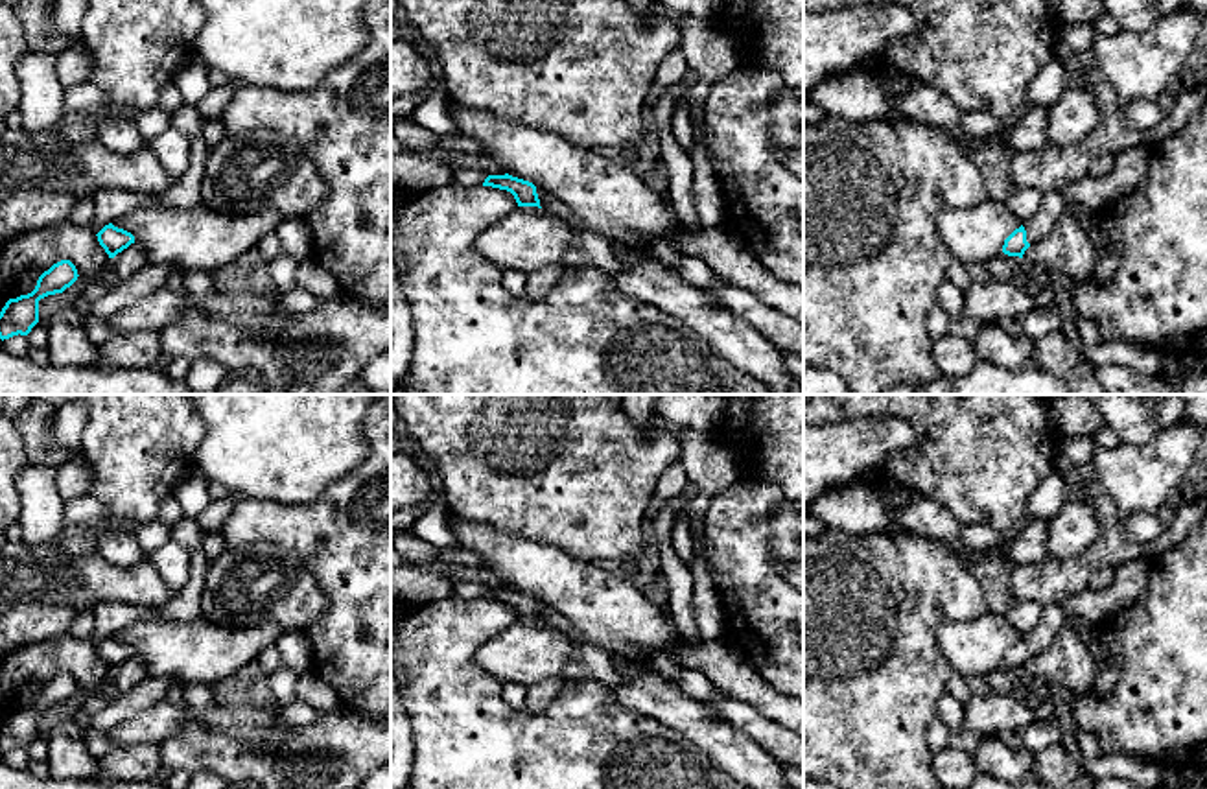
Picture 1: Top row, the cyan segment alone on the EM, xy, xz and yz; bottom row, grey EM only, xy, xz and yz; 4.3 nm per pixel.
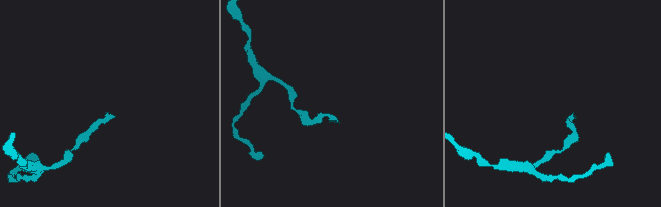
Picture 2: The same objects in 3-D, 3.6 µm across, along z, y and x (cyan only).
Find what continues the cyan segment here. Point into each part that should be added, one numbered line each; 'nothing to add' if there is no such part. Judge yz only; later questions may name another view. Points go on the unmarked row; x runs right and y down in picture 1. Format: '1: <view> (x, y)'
1: yz (1051, 620)

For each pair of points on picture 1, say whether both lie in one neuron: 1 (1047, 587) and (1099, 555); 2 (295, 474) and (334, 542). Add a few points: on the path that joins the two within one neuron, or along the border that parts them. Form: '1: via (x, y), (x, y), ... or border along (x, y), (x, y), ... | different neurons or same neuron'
1: via (1060, 579), (1071, 576), (1086, 563) | same neuron
2: border along (347, 474), (310, 502), (268, 500) | different neurons

